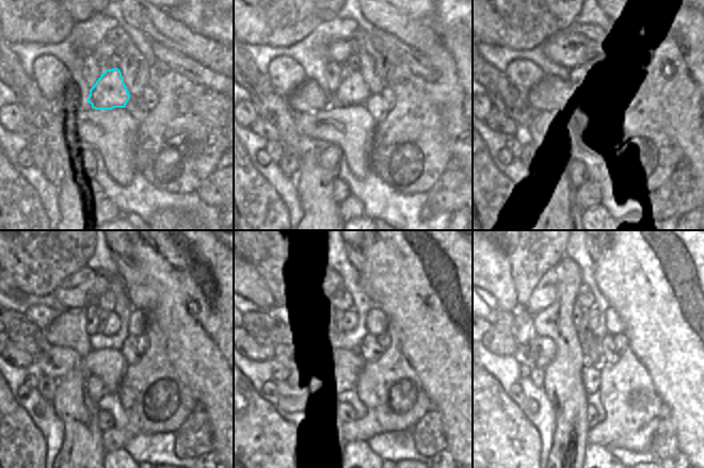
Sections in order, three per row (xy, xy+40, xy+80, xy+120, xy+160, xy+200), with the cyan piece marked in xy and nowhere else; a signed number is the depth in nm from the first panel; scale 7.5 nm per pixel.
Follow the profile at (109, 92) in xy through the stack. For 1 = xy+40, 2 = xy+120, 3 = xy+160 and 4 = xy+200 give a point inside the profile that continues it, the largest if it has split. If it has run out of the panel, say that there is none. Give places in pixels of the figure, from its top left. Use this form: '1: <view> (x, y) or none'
1: xy+40 (352, 91)
2: xy+120 (113, 334)
3: xy+160 (357, 331)
4: xy+200 (600, 331)

